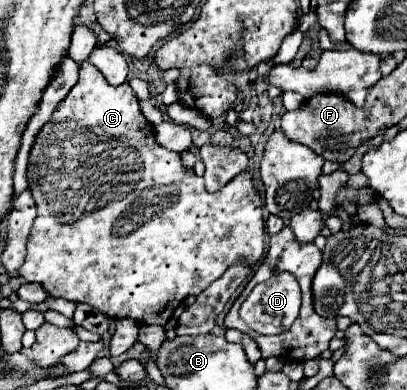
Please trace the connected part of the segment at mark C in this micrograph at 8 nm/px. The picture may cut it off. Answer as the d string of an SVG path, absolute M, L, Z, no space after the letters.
M80 64L80 76L82 82L90 86L92 94L88 98L88 114L86 118L78 122L72 120L60 120L60 122L46 122L42 130L38 132L32 150L30 150L30 162L28 162L28 184L32 190L32 196L36 200L38 216L32 226L32 234L28 240L28 256L26 262L18 270L18 280L20 282L38 282L50 296L54 298L64 298L72 302L84 302L100 310L102 314L110 318L132 318L138 324L166 324L172 312L178 308L178 304L190 296L190 294L200 294L204 288L208 288L214 280L218 280L230 264L236 262L236 258L244 256L248 258L248 264L256 264L258 258L264 252L265 244L265 221L262 220L262 202L260 194L254 188L252 176L248 172L240 172L236 178L232 178L222 190L210 194L204 188L204 182L182 164L180 152L168 150L160 146L154 138L154 128L152 124L144 118L144 114L138 108L138 100L134 98L134 92L130 90L128 82L122 86L112 86L106 82L106 78L100 74L98 68L90 64Z

